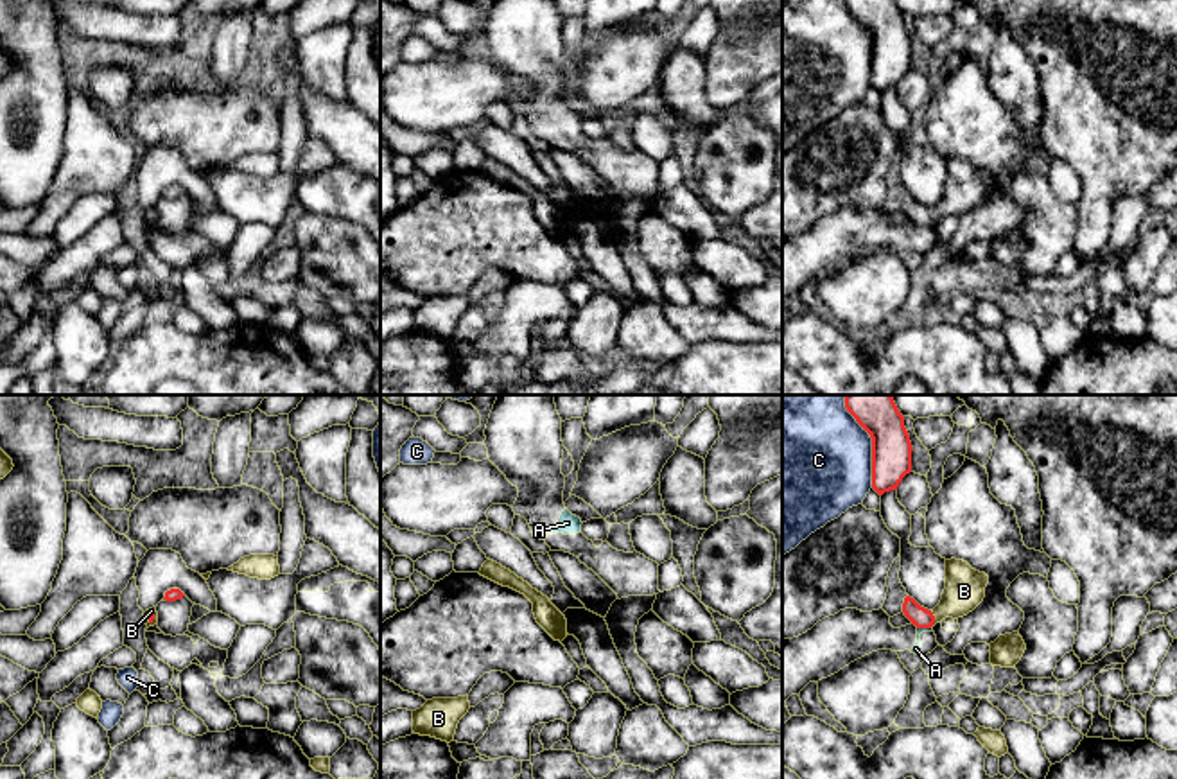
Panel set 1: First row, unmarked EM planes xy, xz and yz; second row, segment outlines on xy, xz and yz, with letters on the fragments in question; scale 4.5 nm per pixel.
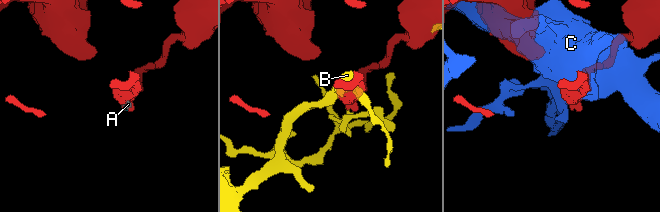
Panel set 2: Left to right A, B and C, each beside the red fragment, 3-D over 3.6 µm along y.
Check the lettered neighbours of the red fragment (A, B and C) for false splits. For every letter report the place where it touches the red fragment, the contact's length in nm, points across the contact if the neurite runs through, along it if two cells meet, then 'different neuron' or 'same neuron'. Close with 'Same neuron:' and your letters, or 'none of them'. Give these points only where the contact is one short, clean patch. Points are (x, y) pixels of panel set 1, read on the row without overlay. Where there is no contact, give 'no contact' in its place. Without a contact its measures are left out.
A: meets red in yz at (924, 225); contact 60 nm long; border along yz (917, 225), (930, 227); different neuron
B: meets red in yz at (933, 218); contact 80 nm long; different neuron
C: meets red in yz at (872, 43); contact 400 nm long; different neuron
Same neuron: none of them

